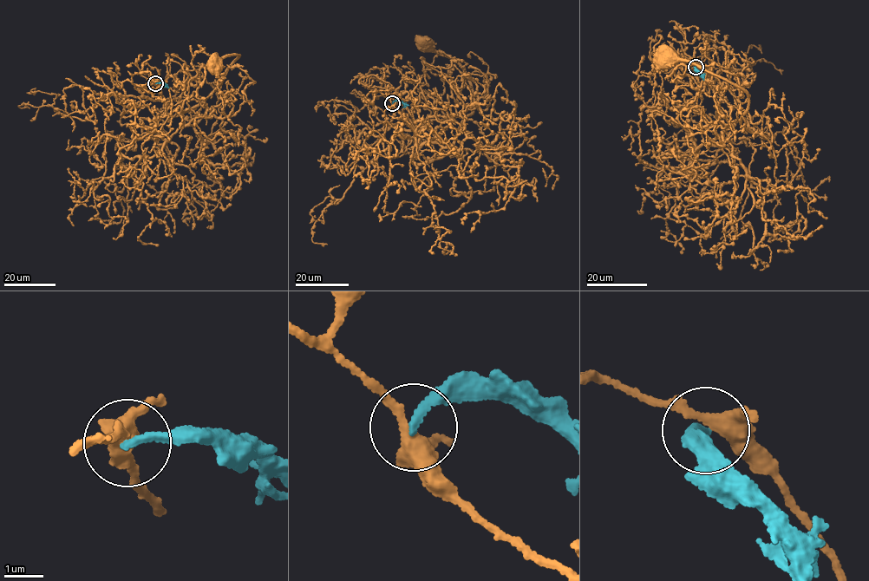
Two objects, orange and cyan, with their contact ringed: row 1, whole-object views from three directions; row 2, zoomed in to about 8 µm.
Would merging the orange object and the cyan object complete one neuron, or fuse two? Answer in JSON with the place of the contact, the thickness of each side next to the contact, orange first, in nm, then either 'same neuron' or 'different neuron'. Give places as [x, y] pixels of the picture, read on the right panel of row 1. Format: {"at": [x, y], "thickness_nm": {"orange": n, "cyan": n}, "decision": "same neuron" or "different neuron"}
{"at": [695, 67], "thickness_nm": {"orange": 360, "cyan": 200}, "decision": "different neuron"}

